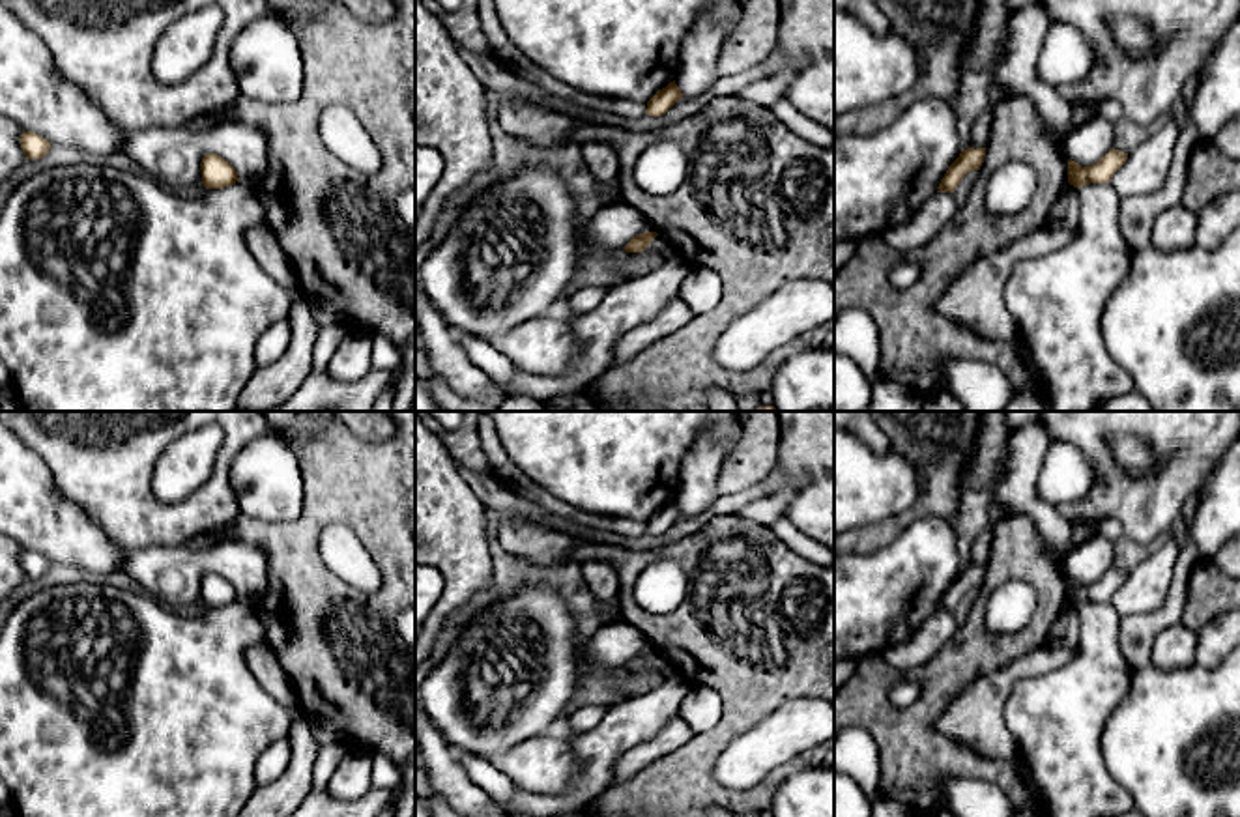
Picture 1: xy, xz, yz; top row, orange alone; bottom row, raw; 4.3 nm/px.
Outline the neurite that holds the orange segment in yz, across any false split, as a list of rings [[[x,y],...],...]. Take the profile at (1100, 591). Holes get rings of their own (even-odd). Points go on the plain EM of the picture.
[[[1109,568],[1096,583],[1081,585],[1068,578],[1068,602],[1074,606],[1083,606],[1090,602],[1109,602],[1115,591],[1126,581],[1128,572],[1118,568]]]

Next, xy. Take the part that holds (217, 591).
[[[208,572],[200,581],[206,608],[223,608],[239,600],[236,587],[217,572]]]

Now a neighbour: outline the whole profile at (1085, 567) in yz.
[[[1094,535],[1070,552],[1064,561],[1064,572],[1068,578],[1075,580],[1081,585],[1096,583],[1115,561],[1115,542],[1102,535]]]

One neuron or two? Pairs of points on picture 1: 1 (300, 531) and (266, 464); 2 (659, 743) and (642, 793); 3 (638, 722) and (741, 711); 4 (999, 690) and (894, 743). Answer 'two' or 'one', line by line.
1: two
2: two
3: two
4: two

